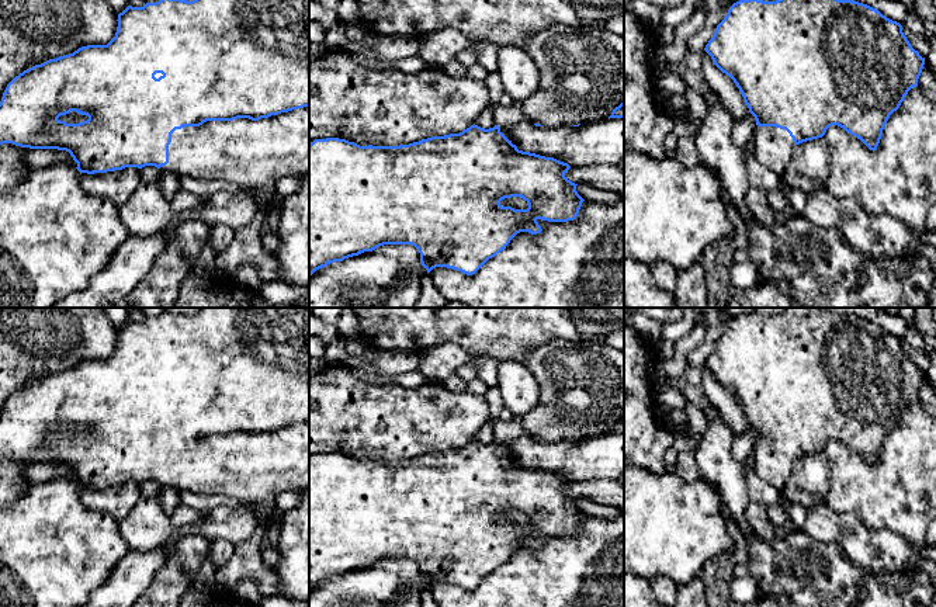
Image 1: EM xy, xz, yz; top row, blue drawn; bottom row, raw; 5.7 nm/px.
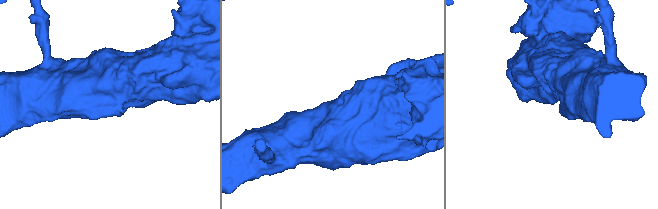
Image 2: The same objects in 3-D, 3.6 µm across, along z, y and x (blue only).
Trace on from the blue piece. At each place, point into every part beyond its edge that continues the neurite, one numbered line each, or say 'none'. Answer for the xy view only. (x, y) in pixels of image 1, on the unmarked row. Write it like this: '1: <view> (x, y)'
1: xy (255, 468)

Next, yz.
1: yz (773, 462)

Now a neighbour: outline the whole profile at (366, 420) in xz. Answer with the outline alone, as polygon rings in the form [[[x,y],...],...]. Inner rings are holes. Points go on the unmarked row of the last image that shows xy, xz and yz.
[[[325,365],[309,377],[309,459],[315,454],[339,452],[360,461],[399,461],[431,451],[460,448],[475,438],[490,420],[483,396],[469,392],[450,392],[446,386],[423,384],[409,389],[398,384],[372,384],[354,375],[346,365]]]

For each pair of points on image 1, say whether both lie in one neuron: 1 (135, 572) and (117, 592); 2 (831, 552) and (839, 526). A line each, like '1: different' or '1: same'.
1: same
2: different

